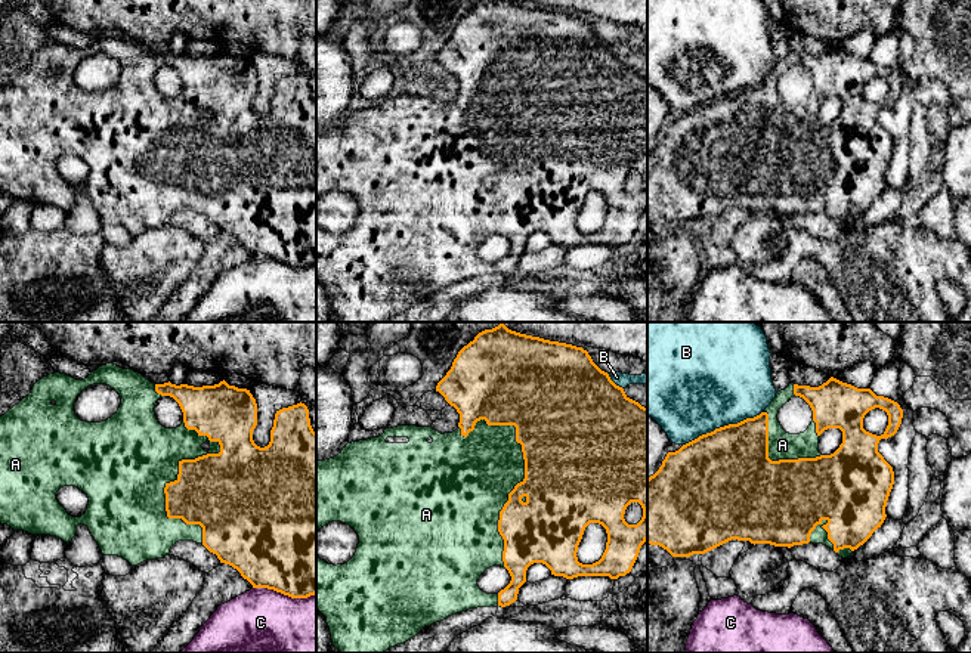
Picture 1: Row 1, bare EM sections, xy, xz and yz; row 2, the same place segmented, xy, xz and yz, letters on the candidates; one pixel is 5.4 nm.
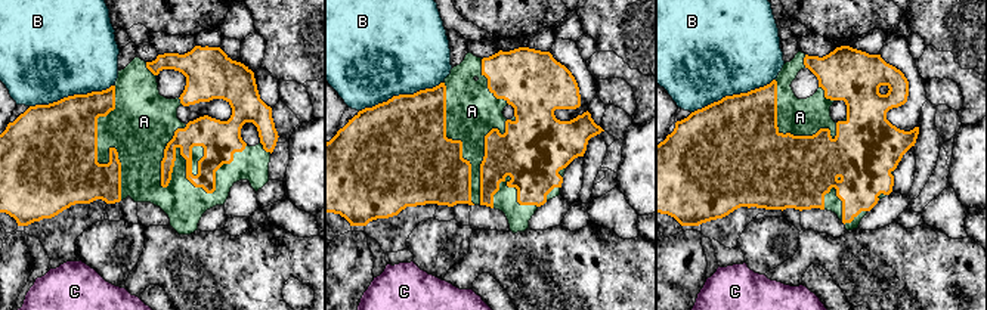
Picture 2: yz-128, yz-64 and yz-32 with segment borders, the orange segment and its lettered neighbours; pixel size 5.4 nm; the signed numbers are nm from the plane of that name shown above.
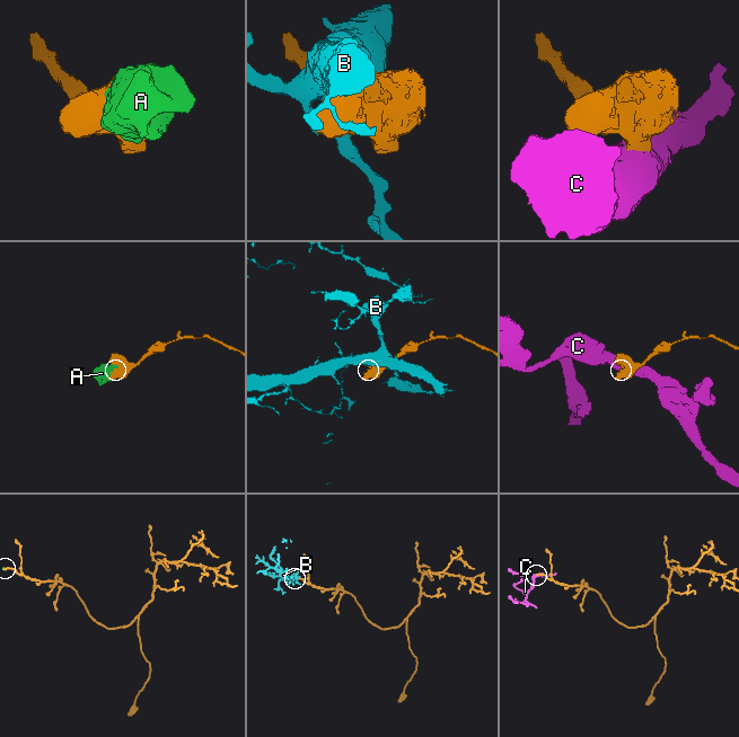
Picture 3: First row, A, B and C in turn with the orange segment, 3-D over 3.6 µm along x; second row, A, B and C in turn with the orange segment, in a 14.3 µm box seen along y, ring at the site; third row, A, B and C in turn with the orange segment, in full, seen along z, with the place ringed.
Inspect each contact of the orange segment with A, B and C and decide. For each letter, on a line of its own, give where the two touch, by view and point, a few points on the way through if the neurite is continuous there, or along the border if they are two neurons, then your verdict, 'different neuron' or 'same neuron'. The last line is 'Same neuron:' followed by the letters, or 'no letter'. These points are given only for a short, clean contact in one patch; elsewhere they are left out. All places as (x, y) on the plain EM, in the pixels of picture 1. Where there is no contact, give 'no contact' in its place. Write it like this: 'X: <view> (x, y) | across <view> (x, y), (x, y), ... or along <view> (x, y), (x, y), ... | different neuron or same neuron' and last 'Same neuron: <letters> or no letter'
A: xz (520, 151) | same neuron
B: yz (724, 95) | different neuron
C: xy (284, 263) | different neuron
Same neuron: A

